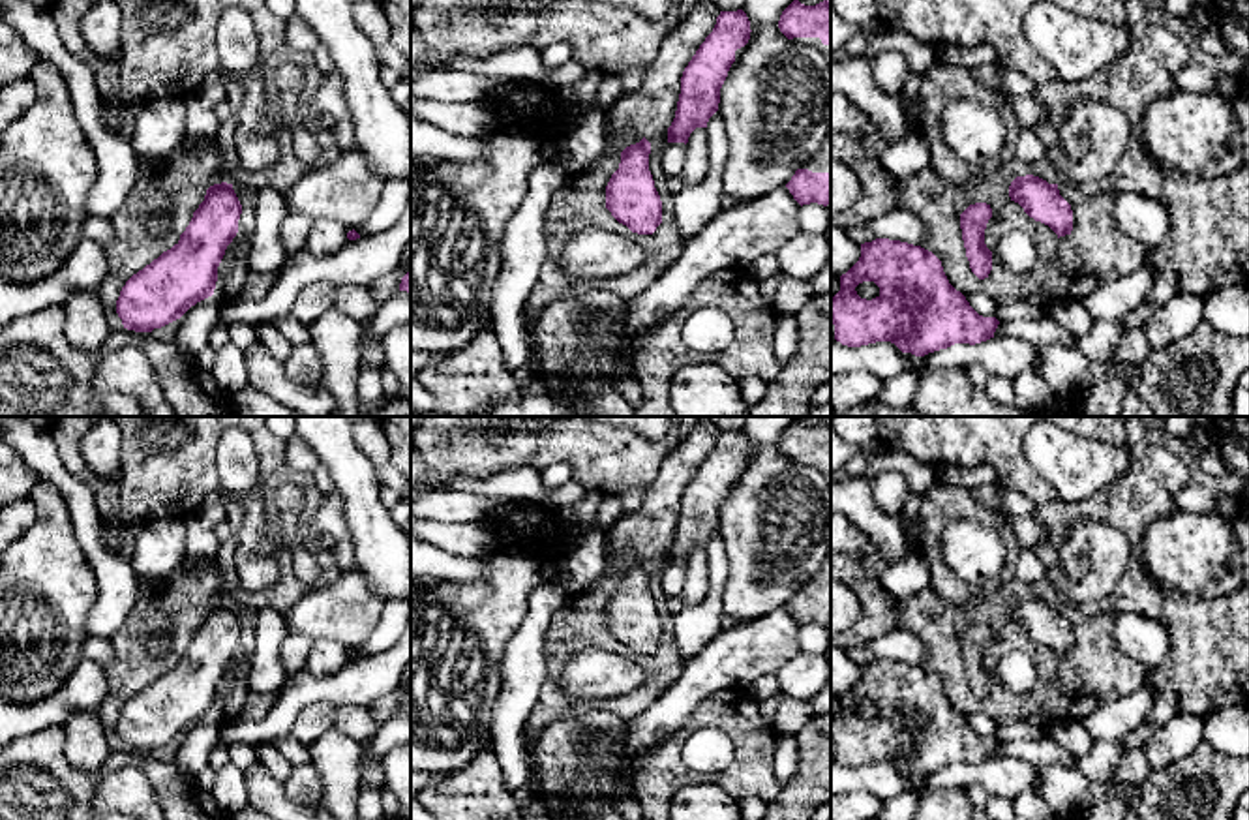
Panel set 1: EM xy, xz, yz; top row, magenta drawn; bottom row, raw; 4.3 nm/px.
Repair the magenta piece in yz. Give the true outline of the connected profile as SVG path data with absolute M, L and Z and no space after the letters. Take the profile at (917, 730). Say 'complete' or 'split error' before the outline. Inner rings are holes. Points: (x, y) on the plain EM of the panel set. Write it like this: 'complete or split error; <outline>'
complete; M876 659L861 664L859 681L840 696L840 711L831 719L835 760L848 767L876 762L891 762L902 773L925 777L955 764L981 764L994 758L1000 745L996 737L979 736L966 717L956 711L928 670L900 661ZM874 702L880 715L872 721L861 719L855 707Z

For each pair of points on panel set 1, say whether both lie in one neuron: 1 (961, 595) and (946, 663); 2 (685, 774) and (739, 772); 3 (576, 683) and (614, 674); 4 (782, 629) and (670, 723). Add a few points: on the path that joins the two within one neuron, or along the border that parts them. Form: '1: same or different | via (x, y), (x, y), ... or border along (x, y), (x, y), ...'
1: different | border along (931, 586), (949, 603), (961, 607)
2: same | via (698, 777), (726, 777)
3: same | via (586, 676), (604, 674)
4: same | via (752, 650), (719, 665), (691, 693)

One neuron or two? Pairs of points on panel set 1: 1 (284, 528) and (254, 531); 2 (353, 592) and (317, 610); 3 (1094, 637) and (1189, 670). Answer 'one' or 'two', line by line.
1: two
2: one
3: two

